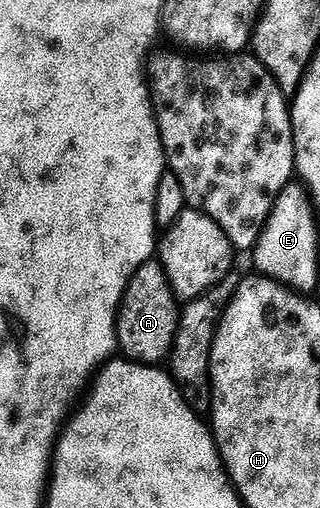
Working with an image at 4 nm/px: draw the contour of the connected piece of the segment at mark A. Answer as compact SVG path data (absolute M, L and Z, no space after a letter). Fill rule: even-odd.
M161 260L145 261L136 275L130 277L118 308L118 349L121 356L139 365L161 366L174 346L179 316L180 302L172 291L172 283Z

